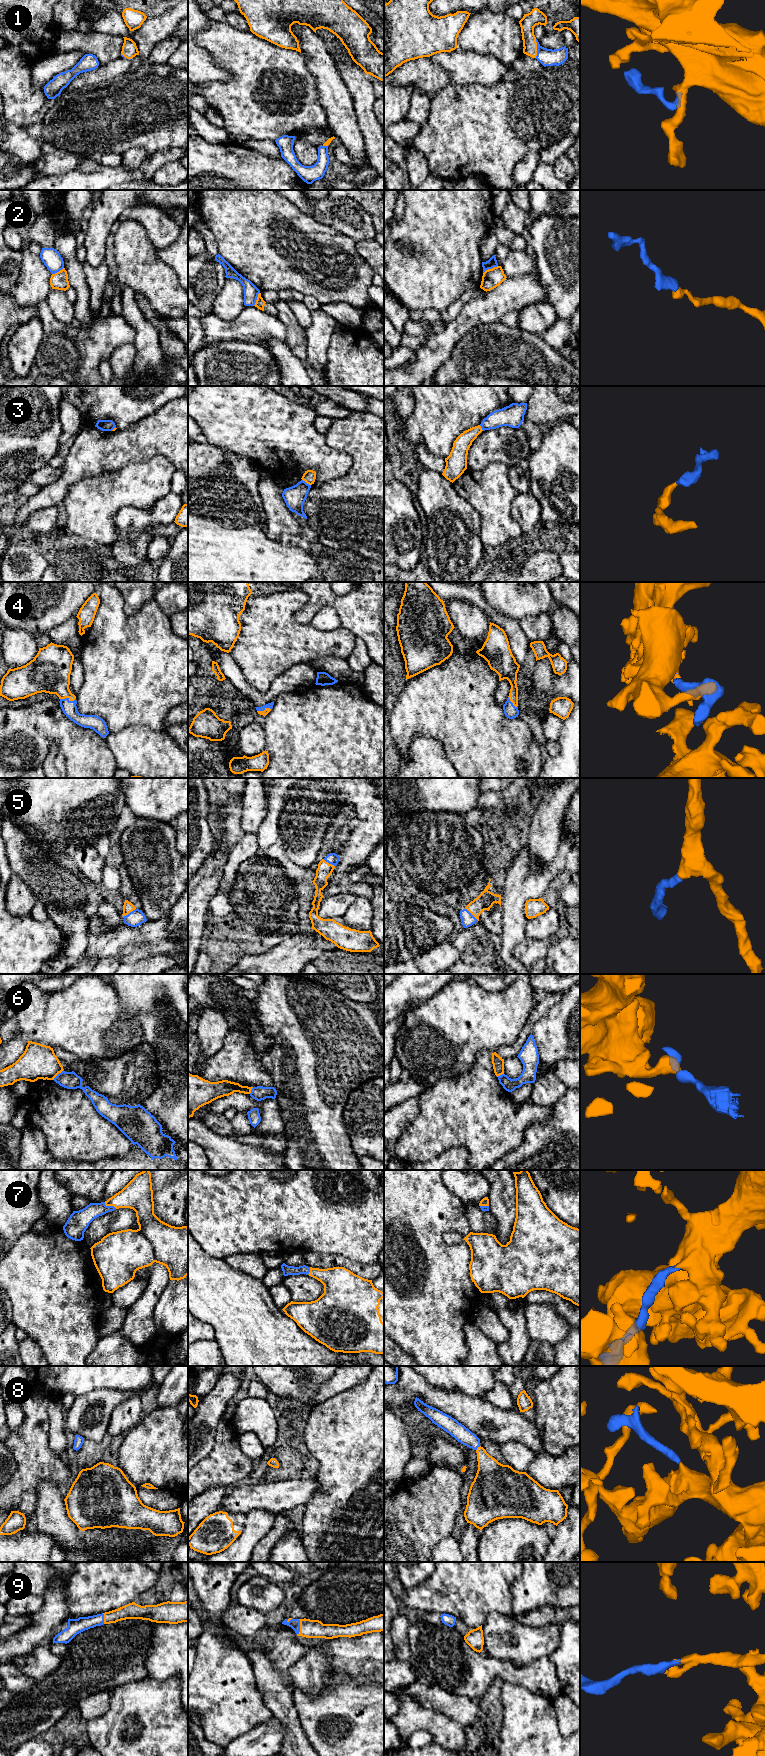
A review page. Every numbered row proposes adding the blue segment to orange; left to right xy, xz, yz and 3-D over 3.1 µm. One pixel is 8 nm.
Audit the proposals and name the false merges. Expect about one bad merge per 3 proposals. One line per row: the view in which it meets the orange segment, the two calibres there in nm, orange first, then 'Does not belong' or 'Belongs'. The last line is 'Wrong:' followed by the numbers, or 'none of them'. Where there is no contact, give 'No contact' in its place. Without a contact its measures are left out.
1: Touches orange in yz. Thickness 120 nm (orange) against 140 nm. Belongs
2: Touches orange in yz. Thickness 150 nm (orange) against 80 nm. Does not belong
3: Touches orange in xz. Thickness 100 nm (orange) against 170 nm. Does not belong
4: Touches orange in xy. Thickness 320 nm (orange) against 120 nm. Belongs
5: Touches orange in yz. Thickness 140 nm (orange) against 110 nm. Belongs
6: Touches orange in xy. Thickness 280 nm (orange) against 140 nm. Does not belong
7: Touches orange in xy. Thickness 240 nm (orange) against 140 nm. Belongs
8: Touches orange in yz. Thickness 240 nm (orange) against 130 nm. Belongs
9: Touches orange in xz. Thickness 140 nm (orange) against 80 nm. Belongs
Wrong: 2, 3, 6

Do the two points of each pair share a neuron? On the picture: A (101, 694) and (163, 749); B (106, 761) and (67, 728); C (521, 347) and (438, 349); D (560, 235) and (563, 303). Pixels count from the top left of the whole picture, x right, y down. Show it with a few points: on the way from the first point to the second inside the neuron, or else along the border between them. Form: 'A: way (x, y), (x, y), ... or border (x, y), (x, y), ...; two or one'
A: border (158, 730), (143, 725), (129, 725), (113, 733); two
B: way (96, 757), (77, 738); one
C: border (468, 331), (457, 342), (450, 355), (439, 368); two
D: way (563, 252), (563, 286); one

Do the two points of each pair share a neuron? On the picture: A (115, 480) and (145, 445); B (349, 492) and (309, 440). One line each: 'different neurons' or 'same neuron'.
A: different neurons
B: different neurons

